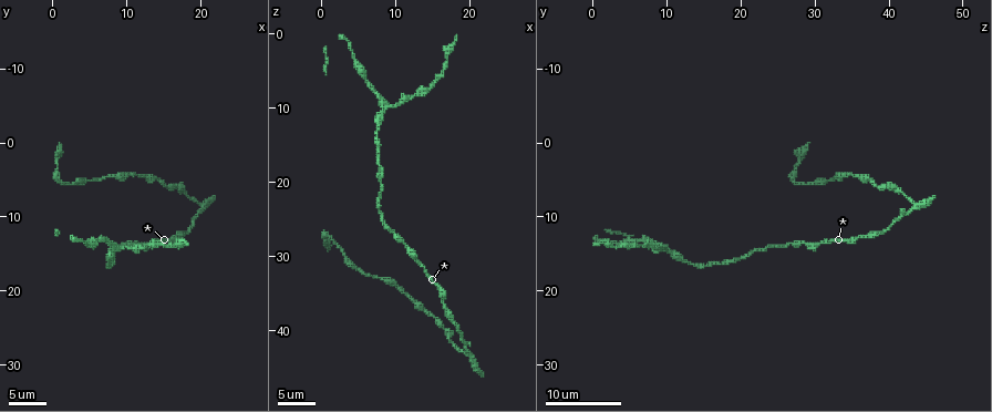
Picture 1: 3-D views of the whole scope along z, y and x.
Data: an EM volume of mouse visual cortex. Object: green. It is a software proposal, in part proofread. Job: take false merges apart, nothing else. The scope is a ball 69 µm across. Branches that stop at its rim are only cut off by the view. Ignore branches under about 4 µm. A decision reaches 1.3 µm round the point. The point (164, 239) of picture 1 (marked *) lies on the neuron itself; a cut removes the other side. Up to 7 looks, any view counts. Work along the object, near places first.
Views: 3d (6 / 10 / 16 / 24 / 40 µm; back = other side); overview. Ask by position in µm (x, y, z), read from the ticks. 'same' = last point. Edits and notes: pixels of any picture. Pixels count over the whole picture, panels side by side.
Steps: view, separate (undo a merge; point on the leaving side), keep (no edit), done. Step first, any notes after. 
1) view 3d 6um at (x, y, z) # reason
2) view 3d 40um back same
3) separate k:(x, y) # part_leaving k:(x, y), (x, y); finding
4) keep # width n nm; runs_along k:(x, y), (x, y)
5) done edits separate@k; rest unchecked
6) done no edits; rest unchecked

view 3d 16um at (14.5, 13.5, 7.5) # sudden change in width

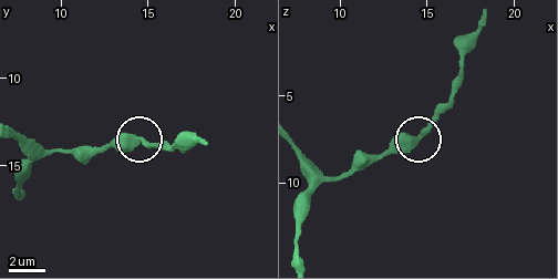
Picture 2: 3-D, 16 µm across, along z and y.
view 3d 16um back at (14.4, 13.8, 7.5)

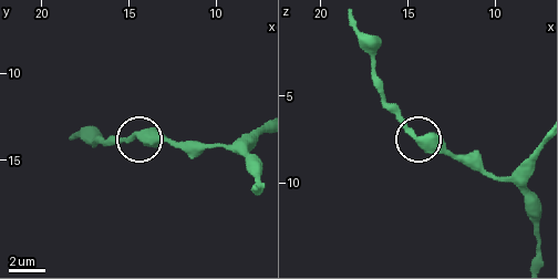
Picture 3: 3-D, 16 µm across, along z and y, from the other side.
keep # width 470 nm; one neuron here

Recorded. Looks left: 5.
view 3d 10um at (13.0, 5.0, 36.5) # sudden change in width

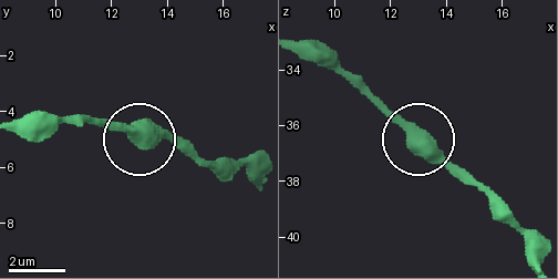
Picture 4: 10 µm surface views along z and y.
keep # width 420 nm; runs_along 4:(537, 260), (530, 238), (481, 188), (452, 174), (354, 76); all the same neuron

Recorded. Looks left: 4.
view 3d 16um at (18.0, 12.5, 39.0) # sudden change in width

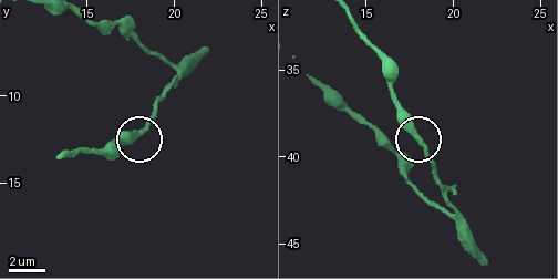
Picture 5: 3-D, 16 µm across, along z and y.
view 3d 6um at (18.0, 12.2, 38.9)

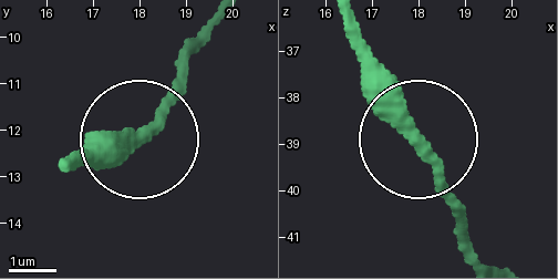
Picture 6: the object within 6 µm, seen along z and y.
keep # runs_along 6:(344, 27), (357, 62), (464, 213); all the same neuron

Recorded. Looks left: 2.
done no edits; rest unchecked

